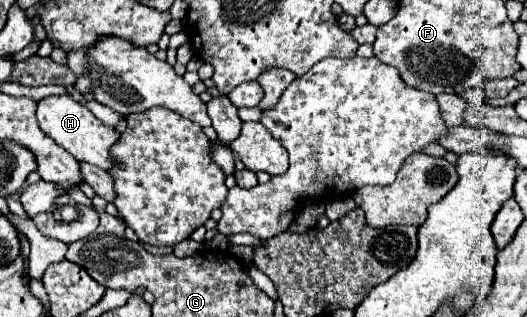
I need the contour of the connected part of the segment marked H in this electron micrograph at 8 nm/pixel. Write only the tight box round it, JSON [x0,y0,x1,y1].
[37,95,119,169]

